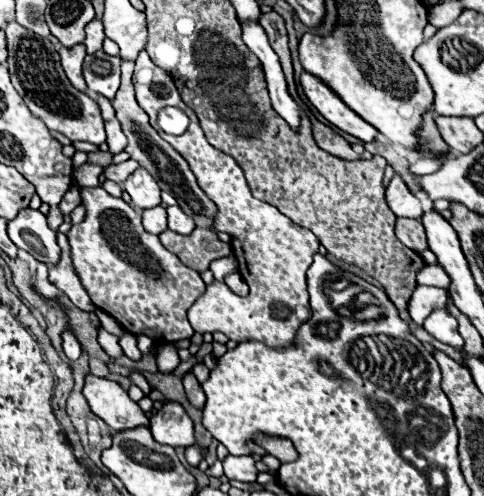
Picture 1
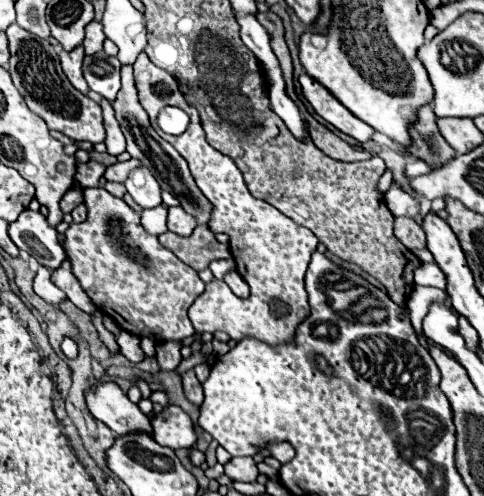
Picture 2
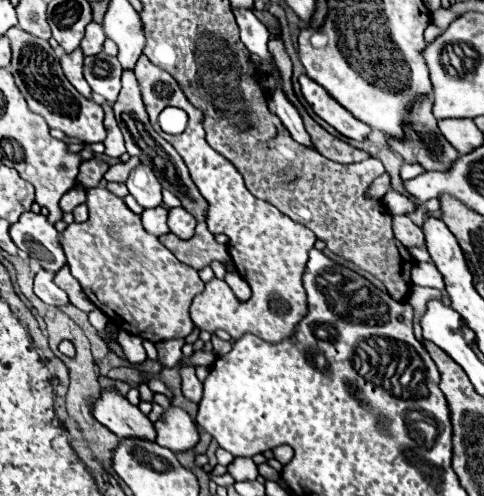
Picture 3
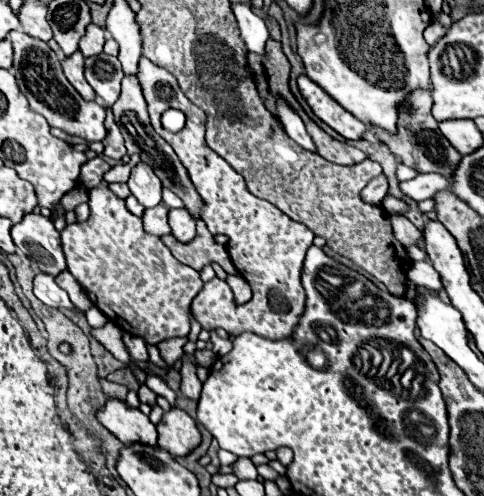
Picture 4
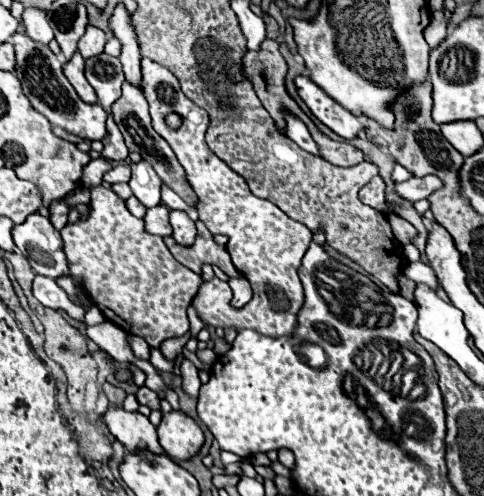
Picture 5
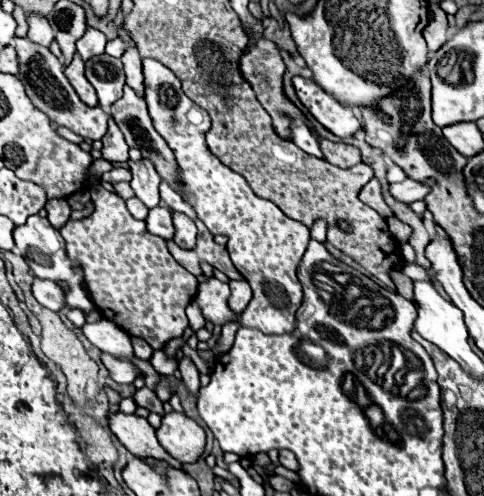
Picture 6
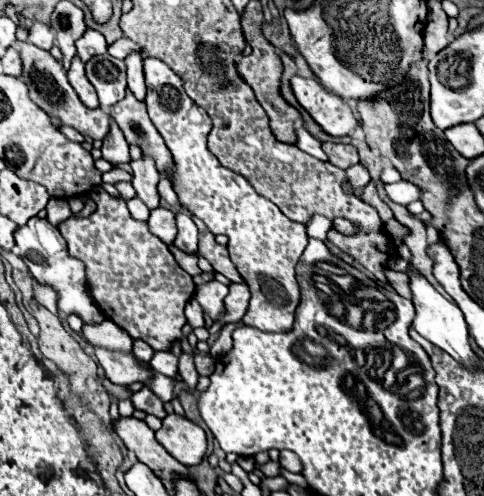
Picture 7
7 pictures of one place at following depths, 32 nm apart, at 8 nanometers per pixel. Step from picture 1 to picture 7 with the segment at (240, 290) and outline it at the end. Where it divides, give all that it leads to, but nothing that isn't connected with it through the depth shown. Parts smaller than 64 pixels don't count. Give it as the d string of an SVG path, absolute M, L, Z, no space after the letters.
M244 282L242 284L230 284L230 292L224 300L224 316L220 316L220 320L214 320L214 324L208 328L208 332L216 334L224 324L240 322L246 308L248 308L248 300L250 300L250 290Z

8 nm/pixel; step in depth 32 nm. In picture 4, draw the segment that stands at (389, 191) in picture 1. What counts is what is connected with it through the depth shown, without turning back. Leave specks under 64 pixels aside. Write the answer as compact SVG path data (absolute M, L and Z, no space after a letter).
M386 196L384 198L384 210L388 212L388 214L400 214L402 210L406 210L408 206L402 202L402 200L398 200L398 198L392 198L392 196Z

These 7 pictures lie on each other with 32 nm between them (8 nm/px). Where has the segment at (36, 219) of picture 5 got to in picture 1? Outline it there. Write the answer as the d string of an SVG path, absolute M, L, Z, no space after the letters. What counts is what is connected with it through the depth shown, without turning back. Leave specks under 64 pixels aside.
M20 210L20 214L8 222L8 236L18 248L30 252L46 266L58 264L62 252L56 242L56 232L48 228L46 216L40 210Z

